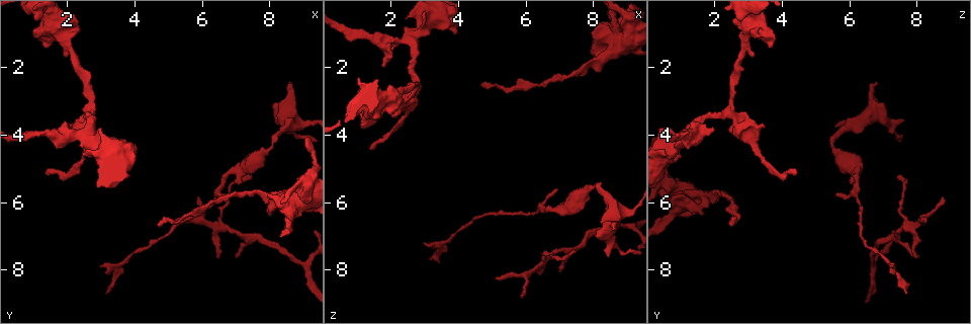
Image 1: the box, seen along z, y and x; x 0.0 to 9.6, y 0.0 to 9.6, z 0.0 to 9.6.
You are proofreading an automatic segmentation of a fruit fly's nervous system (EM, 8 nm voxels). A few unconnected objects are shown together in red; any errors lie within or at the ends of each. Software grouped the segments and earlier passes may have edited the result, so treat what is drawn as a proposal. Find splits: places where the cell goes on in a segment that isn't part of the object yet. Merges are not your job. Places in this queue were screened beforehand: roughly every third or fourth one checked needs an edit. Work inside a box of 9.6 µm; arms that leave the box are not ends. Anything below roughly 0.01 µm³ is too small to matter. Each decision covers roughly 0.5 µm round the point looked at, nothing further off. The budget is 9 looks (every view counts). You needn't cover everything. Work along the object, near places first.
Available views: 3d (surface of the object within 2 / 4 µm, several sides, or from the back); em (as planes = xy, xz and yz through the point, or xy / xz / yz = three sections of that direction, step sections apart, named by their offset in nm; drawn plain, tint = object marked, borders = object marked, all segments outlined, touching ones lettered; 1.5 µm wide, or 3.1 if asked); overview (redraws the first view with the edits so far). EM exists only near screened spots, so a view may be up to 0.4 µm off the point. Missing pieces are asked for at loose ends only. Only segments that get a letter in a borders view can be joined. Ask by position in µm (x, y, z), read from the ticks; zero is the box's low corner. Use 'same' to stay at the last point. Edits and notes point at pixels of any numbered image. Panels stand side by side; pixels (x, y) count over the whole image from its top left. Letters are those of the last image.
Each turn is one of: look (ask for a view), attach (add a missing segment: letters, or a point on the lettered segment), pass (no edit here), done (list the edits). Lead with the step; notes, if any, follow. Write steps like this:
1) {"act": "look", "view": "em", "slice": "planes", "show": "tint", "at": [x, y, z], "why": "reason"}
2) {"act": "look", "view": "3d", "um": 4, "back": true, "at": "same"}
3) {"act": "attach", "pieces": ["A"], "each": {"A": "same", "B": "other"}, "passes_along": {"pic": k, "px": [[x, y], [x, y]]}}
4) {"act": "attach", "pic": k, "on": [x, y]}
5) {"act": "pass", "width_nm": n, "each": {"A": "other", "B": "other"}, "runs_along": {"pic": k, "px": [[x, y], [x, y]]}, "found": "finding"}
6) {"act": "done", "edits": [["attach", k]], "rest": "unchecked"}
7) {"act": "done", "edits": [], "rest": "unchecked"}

{"act": "look", "view": "em", "slice": "yz", "step": 8, "show": "borders", "at": [1.35, 5.10, 4.40], "why": "free end"}

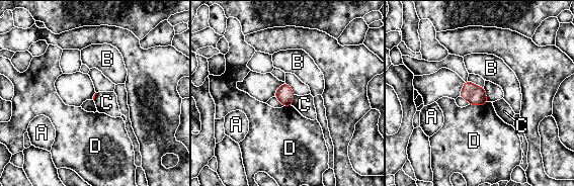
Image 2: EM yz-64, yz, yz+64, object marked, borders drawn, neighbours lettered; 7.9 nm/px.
{"act": "pass", "longest_contact_nm": ["D", 150], "each": {"A": "other", "B": "other", "C": "other", "D": "other"}, "border": {"pic": 2, "px": [[295, 95], [291, 104]]}, "found": "none of them fits"}

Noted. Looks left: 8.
{"act": "look", "view": "em", "slice": "xz", "step": 8, "show": "borders", "at": [3.05, 7.85, 7.15], "why": "thin end"}

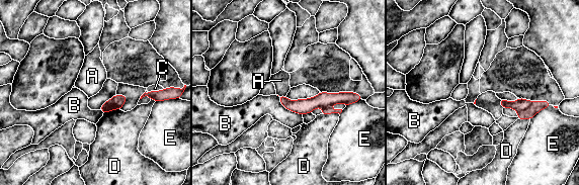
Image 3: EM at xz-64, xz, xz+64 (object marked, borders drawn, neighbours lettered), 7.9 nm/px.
{"act": "pass", "each": {"A": "other", "B": "other", "C": "other", "D": "other", "E": "other"}, "runs_along": {"pic": 3, "px": [[349, 94], [309, 105], [281, 98]]}, "found": "none of them fits"}

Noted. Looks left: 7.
{"act": "look", "view": "em", "slice": "yz", "step": 8, "show": "tint", "at": [5.90, 5.80, 8.70], "why": "branch stops here"}

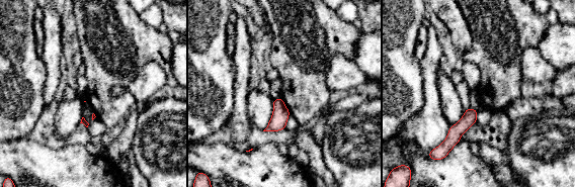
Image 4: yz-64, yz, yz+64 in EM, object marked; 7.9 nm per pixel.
{"act": "look", "view": "em", "slice": "planes", "show": "borders", "at": "same"}

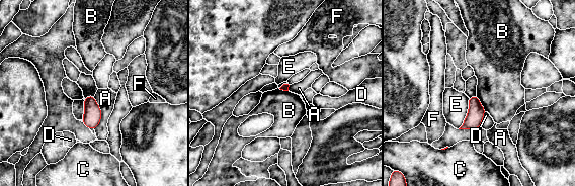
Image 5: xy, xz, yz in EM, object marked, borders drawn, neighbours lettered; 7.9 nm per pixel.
{"act": "pass", "each": {"A": "other", "B": "other", "C": "other", "D": "other", "E": "other", "F": "other"}, "border": {"pic": 5, "px": [[469, 98], [467, 116], [458, 128]]}, "found": "no lettered segment goes on from it"}

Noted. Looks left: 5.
{"act": "look", "view": "3d", "um": 2, "at": [8.55, 2.40, 6.80], "why": "an open end"}

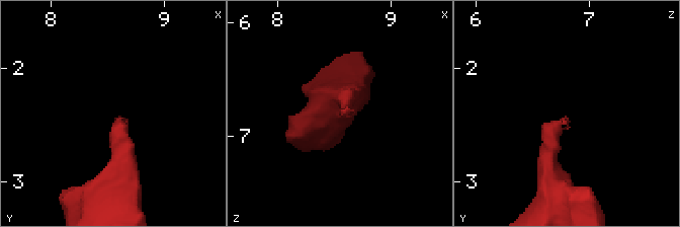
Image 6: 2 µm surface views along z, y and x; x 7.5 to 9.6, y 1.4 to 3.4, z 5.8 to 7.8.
{"act": "look", "view": "em", "slice": "planes", "show": "tint", "at": [8.62, 2.40, 6.78]}

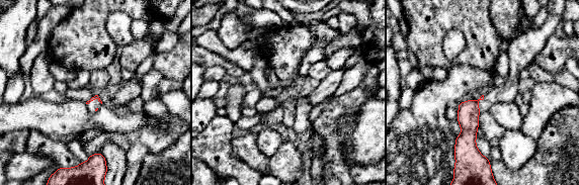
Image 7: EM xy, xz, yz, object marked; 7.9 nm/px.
{"act": "look", "view": "em", "slice": "planes", "show": "borders", "at": "same"}

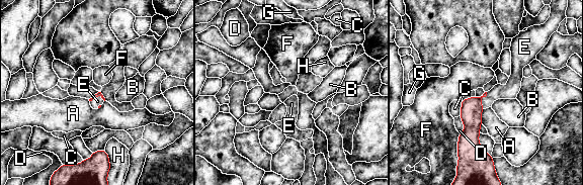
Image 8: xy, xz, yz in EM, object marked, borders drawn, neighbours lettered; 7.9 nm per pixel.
{"act": "attach", "pieces": ["E"], "each": {"A": "other", "B": "other", "C": "other", "D": "other", "E": "same", "F": "other", "G": "other", "H": "other"}, "passes_along": {"pic": 8, "px": [[471, 111], [481, 99], [509, 91]]}, "found": "the cell continues"}

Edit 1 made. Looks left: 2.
{"act": "done", "edits": [["attach", 8]], "rest": "unchecked"}

